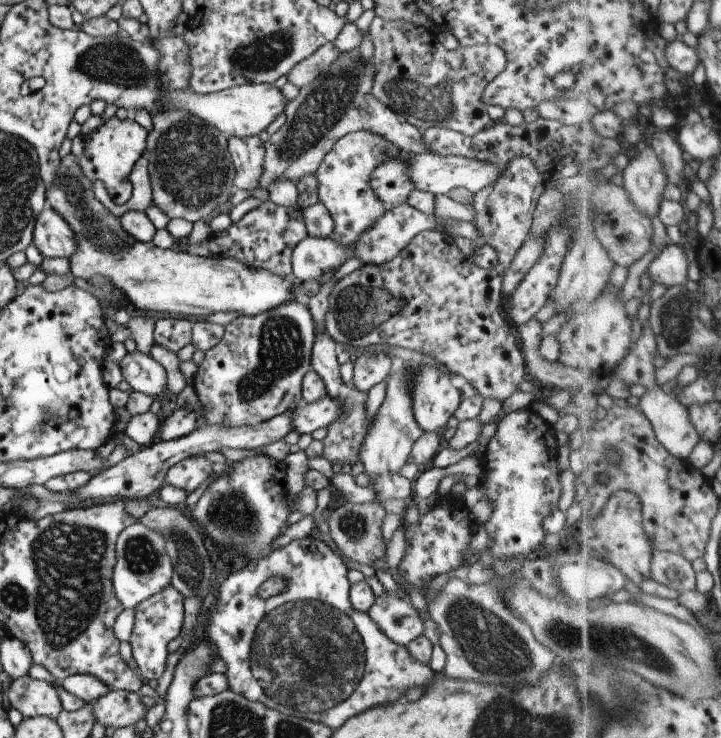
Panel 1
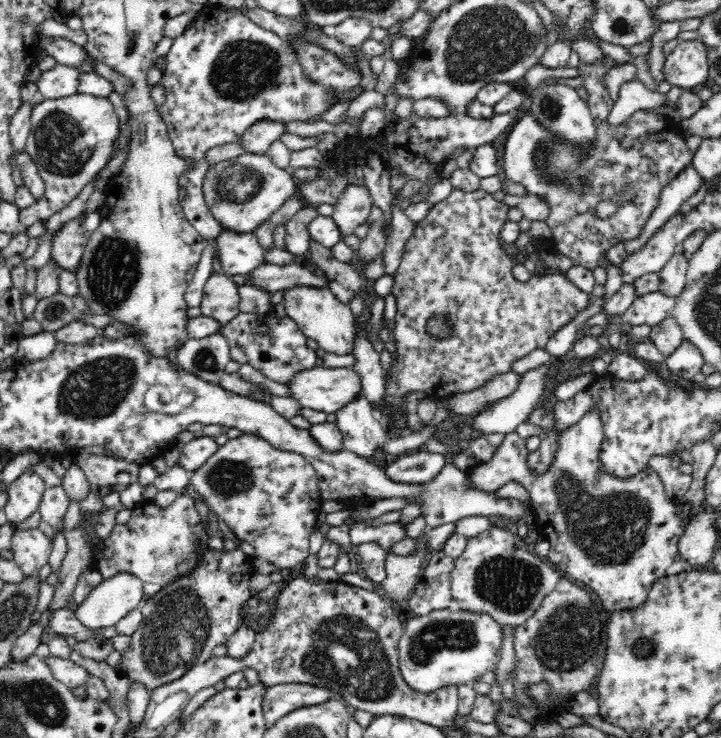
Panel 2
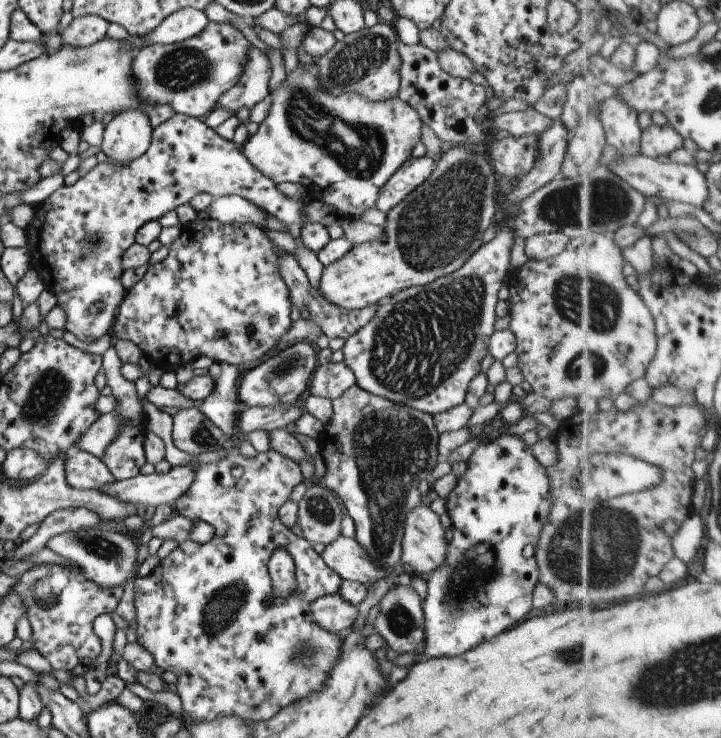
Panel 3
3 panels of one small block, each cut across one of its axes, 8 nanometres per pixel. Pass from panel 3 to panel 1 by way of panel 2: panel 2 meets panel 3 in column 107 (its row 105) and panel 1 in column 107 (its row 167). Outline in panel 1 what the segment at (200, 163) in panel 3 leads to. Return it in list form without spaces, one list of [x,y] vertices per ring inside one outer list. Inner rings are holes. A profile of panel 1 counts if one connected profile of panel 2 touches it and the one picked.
[[[142,155],[138,158],[132,172],[128,174],[128,179],[132,183],[132,192],[129,200],[121,205],[114,202],[104,182],[100,180],[92,182],[95,197],[118,219],[128,211],[145,211],[153,204],[152,185],[148,176],[148,158],[146,156]]]

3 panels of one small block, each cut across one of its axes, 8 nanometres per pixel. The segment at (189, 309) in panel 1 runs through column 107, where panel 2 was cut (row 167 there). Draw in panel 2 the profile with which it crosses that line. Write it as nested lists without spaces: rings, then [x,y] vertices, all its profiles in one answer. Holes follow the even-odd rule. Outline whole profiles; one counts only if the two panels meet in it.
[[[244,153],[210,166],[205,172],[203,191],[206,204],[222,229],[254,233],[274,211],[297,194],[297,185],[291,170],[278,168],[269,156]]]

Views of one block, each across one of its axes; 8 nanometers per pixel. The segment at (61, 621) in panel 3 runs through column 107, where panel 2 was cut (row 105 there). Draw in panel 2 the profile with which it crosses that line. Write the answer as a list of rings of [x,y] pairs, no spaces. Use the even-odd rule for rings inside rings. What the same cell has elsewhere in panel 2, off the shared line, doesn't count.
[[[604,55],[601,63],[580,62],[577,66],[579,76],[583,78],[583,87],[588,92],[587,106],[595,126],[595,139],[587,147],[580,149],[576,145],[570,145],[538,123],[532,115],[526,115],[513,124],[504,148],[505,177],[516,184],[522,184],[528,194],[541,196],[548,203],[550,214],[545,222],[552,232],[550,247],[570,257],[574,265],[580,264],[590,270],[600,266],[600,258],[611,246],[634,240],[641,235],[644,225],[658,206],[662,188],[669,185],[679,172],[693,162],[686,140],[680,136],[664,138],[664,132],[668,132],[668,122],[650,109],[636,111],[625,123],[608,123],[609,112],[615,102],[609,95],[604,78],[608,76],[610,68],[618,65],[614,59]],[[608,200],[617,204],[617,207],[608,218],[602,219],[596,215],[596,206],[599,202]]]

